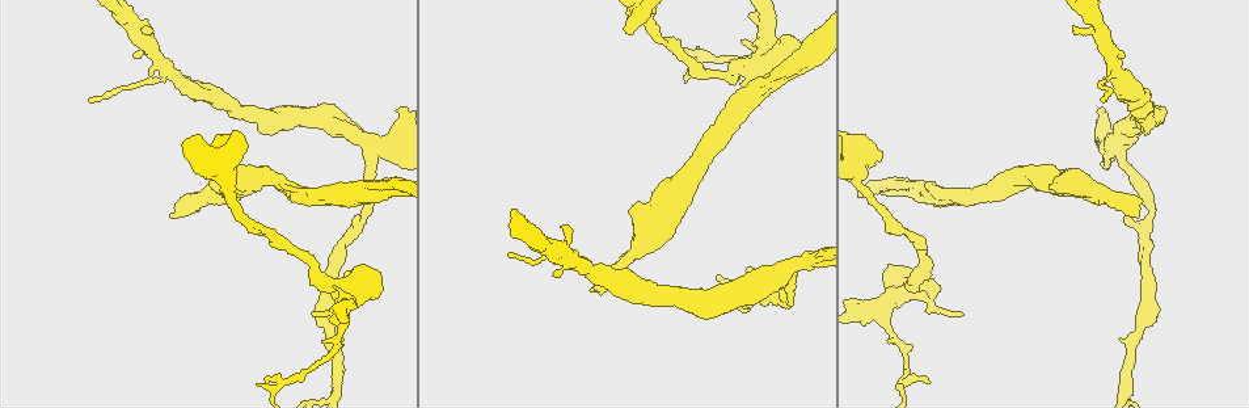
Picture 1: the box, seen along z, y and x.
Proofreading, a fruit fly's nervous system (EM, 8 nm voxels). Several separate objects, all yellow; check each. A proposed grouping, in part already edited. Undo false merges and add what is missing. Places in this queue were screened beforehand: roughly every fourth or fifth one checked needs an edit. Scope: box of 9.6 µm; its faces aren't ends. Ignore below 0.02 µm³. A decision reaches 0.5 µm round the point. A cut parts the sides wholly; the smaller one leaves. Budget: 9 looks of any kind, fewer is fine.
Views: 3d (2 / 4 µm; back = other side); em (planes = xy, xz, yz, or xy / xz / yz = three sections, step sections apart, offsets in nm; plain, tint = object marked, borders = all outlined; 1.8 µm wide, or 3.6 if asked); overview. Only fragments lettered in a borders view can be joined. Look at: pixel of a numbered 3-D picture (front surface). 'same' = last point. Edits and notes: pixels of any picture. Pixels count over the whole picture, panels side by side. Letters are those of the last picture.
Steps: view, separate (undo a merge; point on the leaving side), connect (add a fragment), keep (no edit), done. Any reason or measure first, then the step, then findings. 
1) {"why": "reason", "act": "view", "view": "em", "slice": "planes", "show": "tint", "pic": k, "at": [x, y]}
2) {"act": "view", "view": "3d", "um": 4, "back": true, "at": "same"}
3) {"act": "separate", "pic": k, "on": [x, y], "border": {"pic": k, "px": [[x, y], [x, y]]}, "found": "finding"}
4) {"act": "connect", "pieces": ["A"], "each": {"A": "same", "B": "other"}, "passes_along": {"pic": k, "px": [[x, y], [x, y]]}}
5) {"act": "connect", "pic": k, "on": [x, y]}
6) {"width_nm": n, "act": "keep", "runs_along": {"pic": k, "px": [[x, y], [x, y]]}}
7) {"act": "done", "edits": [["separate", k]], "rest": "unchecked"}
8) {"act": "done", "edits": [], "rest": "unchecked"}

{"why": "an open end", "act": "view", "view": "em", "slice": "xz", "step": 16, "show": "borders", "pic": 1, "at": [628, 33]}

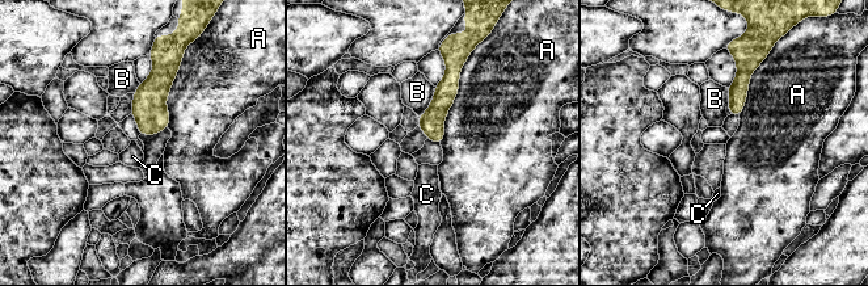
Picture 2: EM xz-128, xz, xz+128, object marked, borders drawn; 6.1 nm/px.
{"act": "view", "view": "em", "slice": "planes", "show": "borders", "at": "same"}

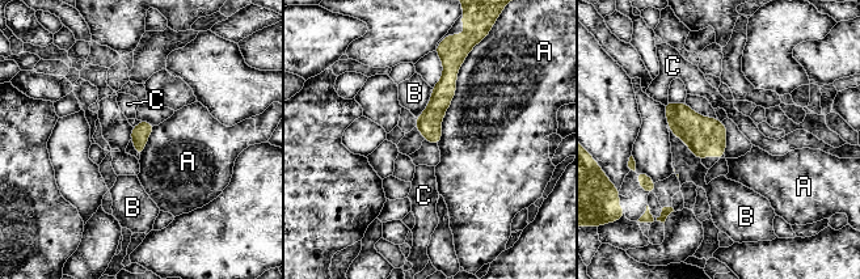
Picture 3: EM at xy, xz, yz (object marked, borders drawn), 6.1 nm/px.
{"act": "keep", "each": {"A": "other", "B": "other", "C": "other"}, "runs_along": {"pic": 3, "px": [[450, 64], [434, 140]]}, "found": "none of them fits"}

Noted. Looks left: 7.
{"why": "thin arm on a thick one", "act": "view", "view": "em", "slice": "planes", "show": "tint", "pic": 1, "at": [765, 39]}

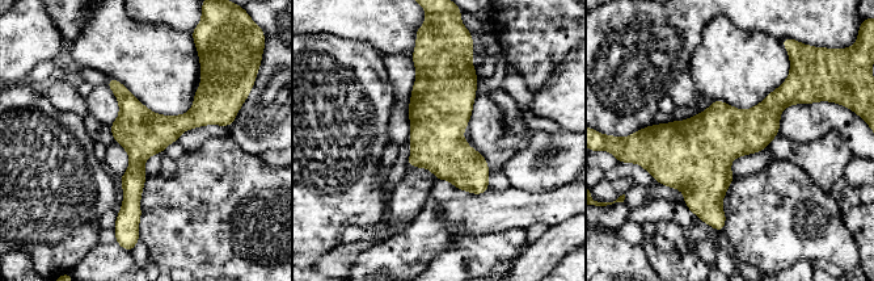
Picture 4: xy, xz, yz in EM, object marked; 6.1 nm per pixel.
{"why": "see the neighbours", "act": "view", "view": "em", "slice": "planes", "show": "borders", "at": "same"}

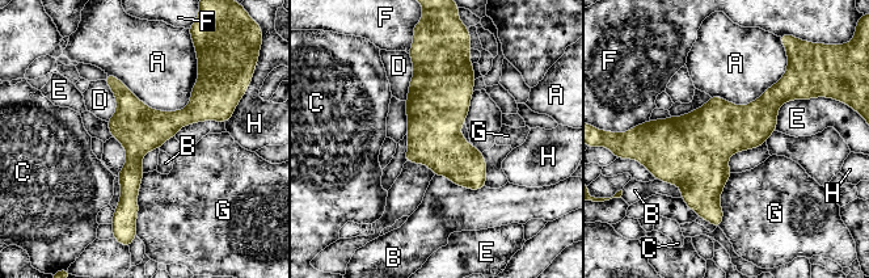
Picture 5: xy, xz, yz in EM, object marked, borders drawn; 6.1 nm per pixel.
{"width_nm": 300, "act": "keep", "each": {"A": "other", "B": "other", "C": "other", "D": "other", "E": "other", "F": "other", "G": "other", "H": "other"}, "runs_along": {"pic": 5, "px": [[199, 84], [199, 101], [135, 152], [129, 215]]}, "found": "one cell here"}

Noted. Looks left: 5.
{"why": "branch stops here", "act": "view", "view": "em", "slice": "yz", "step": 4, "show": "borders", "pic": 1, "at": [963, 314]}

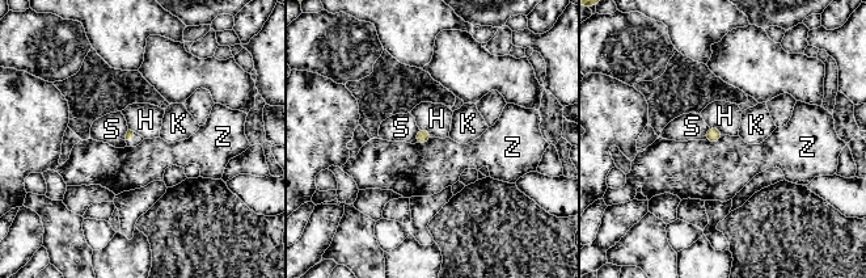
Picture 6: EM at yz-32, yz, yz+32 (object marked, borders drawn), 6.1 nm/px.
{"why": "cut it another way", "act": "view", "view": "em", "slice": "planes", "show": "borders", "at": "same"}

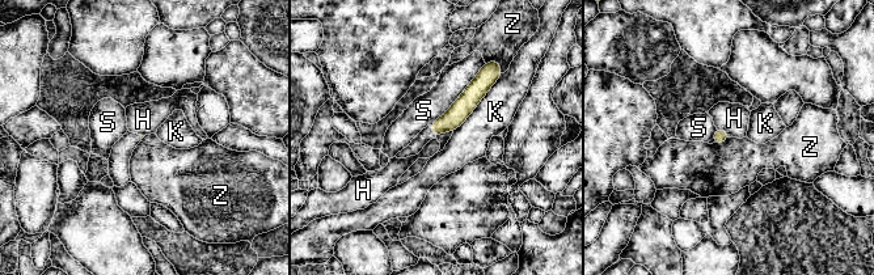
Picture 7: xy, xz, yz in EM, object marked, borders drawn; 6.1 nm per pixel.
{"act": "keep", "each": {"H": "other", "K": "other", "S": "other", "Z": "other"}, "border": {"pic": 7, "px": [[717, 127], [721, 127], [730, 136]]}, "found": "no lettered fragment goes on from it"}

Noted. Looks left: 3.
{"why": "free end", "act": "view", "view": "3d", "um": 2, "pic": 1, "at": [169, 217]}

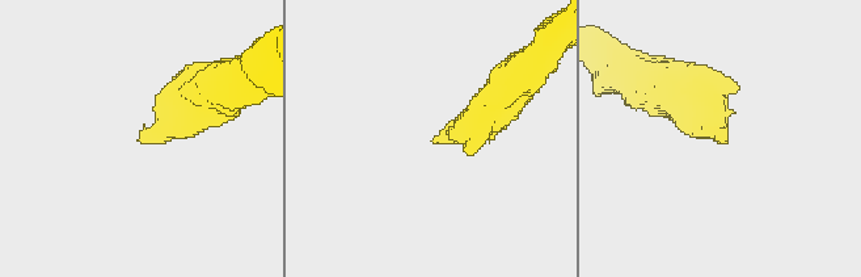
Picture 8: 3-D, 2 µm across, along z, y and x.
{"why": "now the EM", "act": "view", "view": "em", "slice": "xz", "step": 8, "show": "tint", "pic": 8, "at": [725, 140]}

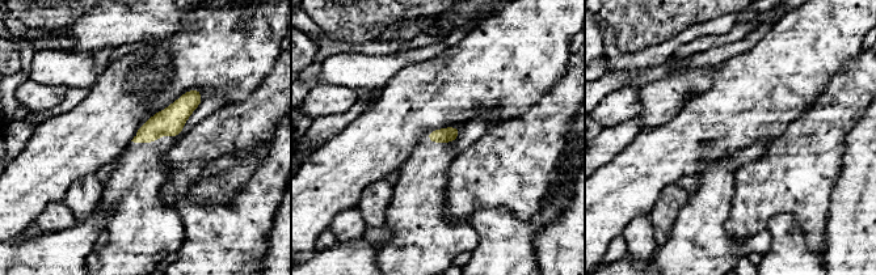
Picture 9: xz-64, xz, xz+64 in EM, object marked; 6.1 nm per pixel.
{"why": "cut it another way", "act": "view", "view": "em", "slice": "planes", "show": "borders", "at": "same"}

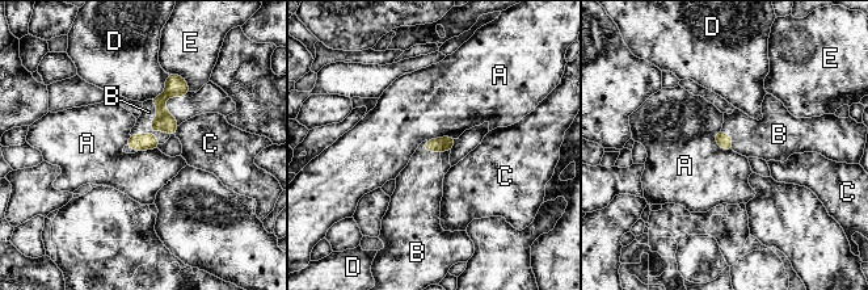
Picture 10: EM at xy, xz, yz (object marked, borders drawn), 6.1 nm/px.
{"act": "connect", "pieces": ["B"], "each": {"A": "other", "B": "same", "C": "other", "D": "other", "E": "other"}, "found": "it goes on there"}

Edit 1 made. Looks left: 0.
{"act": "done", "edits": [["connect", 10]], "rest": "unchecked"}

